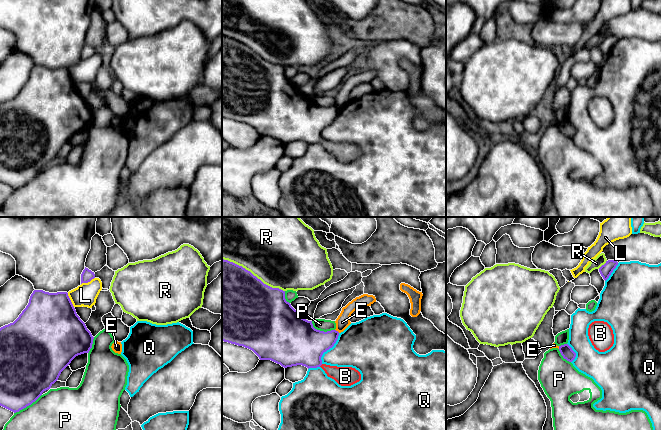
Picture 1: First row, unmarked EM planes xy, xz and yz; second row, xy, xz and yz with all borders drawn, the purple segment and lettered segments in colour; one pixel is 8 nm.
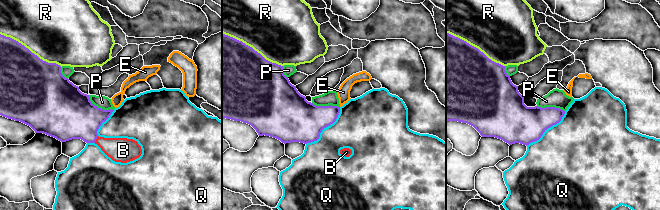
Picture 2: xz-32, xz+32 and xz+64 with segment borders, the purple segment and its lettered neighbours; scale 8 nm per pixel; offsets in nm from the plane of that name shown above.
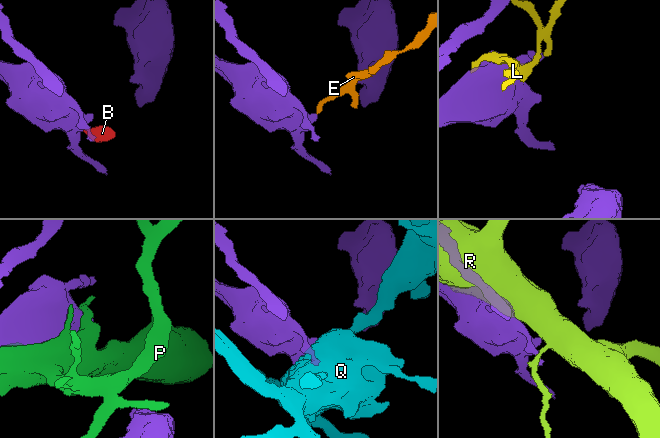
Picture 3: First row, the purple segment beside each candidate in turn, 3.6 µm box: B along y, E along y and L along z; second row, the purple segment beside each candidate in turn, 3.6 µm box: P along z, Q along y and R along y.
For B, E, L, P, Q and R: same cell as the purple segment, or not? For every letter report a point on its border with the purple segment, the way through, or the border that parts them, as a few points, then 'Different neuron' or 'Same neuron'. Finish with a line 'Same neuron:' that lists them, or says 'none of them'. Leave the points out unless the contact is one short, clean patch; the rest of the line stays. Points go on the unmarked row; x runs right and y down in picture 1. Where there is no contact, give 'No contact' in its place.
B: Touches purple at xz (320, 141). Path across: xz (298, 119), (320, 141), (345, 152). Same neuron
E: Touches purple at xz (337, 107). Boundary: xz (335, 105), (339, 108). Different neuron
L: Touches purple at xy (87, 58). Different neuron
P: Touches purple at xy (27, 181). Different neuron
Q: Touches purple at xz (329, 124). Different neuron
R: Touches purple at xz (252, 50). Different neuron
Same neuron: B

